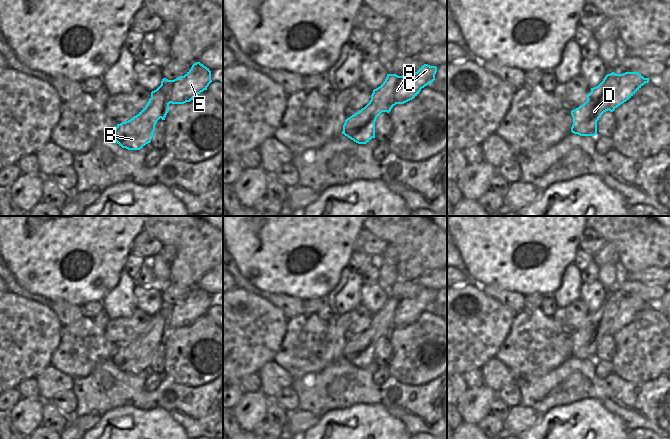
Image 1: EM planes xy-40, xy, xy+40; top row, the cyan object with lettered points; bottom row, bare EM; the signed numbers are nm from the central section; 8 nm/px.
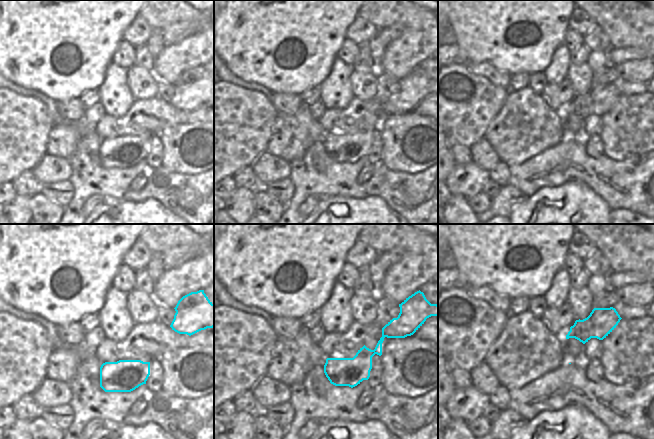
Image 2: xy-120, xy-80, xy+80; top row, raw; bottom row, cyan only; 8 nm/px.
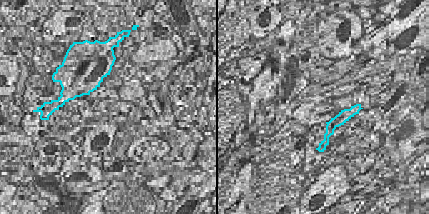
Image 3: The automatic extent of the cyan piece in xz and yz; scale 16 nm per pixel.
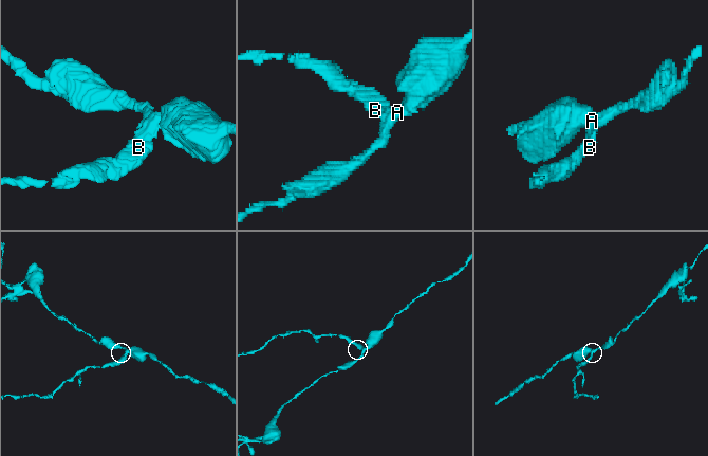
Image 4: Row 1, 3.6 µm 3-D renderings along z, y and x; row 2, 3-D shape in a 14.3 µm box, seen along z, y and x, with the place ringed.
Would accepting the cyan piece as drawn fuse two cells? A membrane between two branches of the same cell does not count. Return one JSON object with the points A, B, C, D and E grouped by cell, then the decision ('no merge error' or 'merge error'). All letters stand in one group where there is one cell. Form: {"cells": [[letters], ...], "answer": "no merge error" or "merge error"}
{"cells": [["A", "C", "E"], ["B", "D"]], "answer": "merge error"}

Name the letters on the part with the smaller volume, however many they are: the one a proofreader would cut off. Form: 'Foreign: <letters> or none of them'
Foreign: B, D

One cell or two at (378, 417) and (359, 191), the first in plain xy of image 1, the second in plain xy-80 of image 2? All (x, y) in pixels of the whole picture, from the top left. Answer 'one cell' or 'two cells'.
two cells

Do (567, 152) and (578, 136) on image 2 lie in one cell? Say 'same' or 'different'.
different

